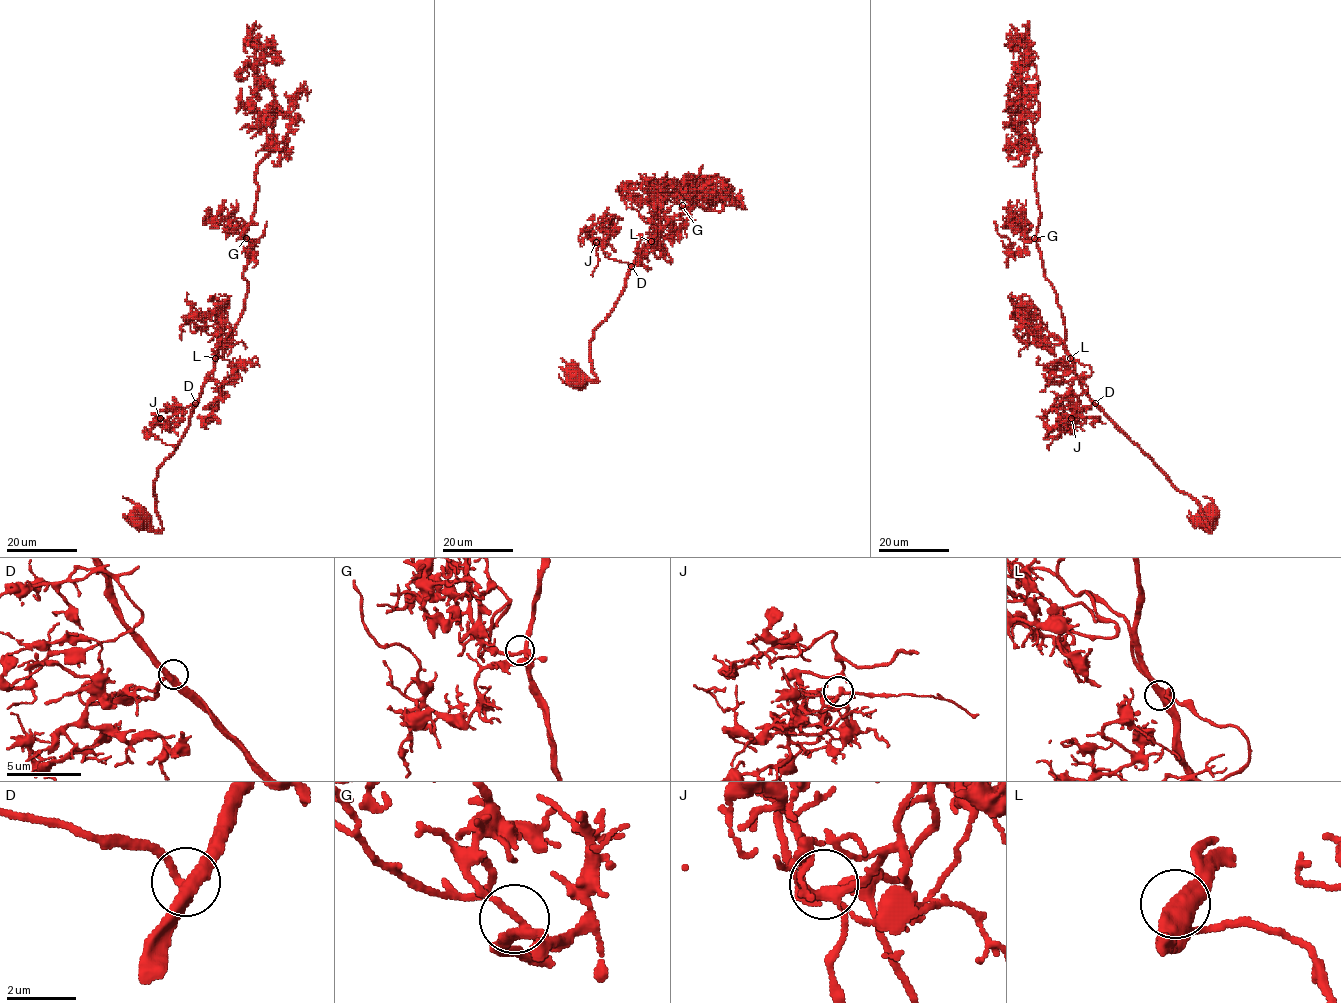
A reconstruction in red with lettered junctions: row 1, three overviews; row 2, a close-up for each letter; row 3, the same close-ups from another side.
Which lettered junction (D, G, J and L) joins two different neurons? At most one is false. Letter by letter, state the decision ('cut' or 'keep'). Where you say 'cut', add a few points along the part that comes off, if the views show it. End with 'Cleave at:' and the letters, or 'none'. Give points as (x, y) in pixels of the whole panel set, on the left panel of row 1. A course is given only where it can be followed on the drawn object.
D: keep
G: keep
J: keep
L: keep
Cleave at: none

